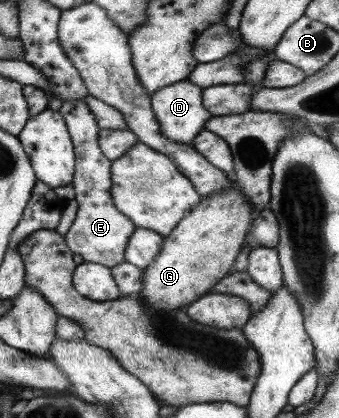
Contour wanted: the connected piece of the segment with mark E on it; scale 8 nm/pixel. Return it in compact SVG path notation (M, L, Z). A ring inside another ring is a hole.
M84 99L70 100L62 104L59 112L66 122L76 155L72 186L79 205L76 218L65 235L65 241L70 251L81 255L84 262L99 263L112 268L124 262L128 239L137 227L114 205L111 193L111 162L98 146L98 135L101 129L88 104Z

